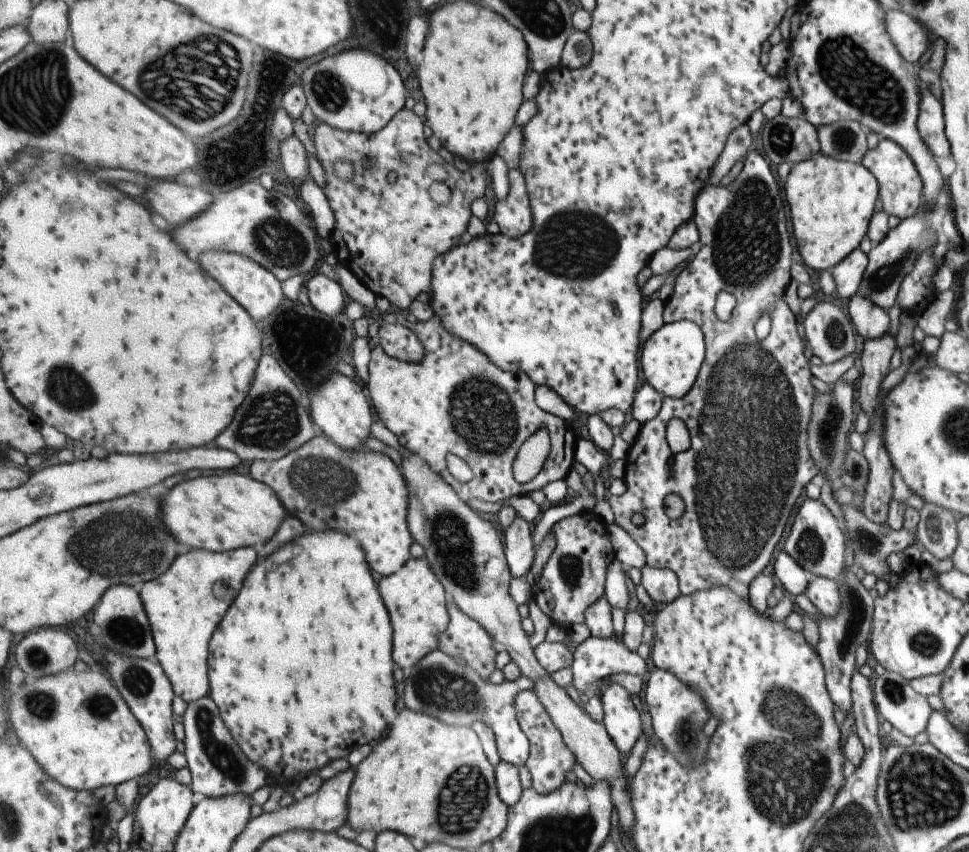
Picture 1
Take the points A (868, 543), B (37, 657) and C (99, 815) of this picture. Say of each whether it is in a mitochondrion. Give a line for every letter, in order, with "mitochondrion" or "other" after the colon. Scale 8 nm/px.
A: mitochondrion
B: mitochondrion
C: other

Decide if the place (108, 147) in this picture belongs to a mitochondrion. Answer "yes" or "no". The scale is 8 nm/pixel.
no

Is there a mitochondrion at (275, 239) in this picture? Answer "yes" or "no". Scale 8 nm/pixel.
yes

